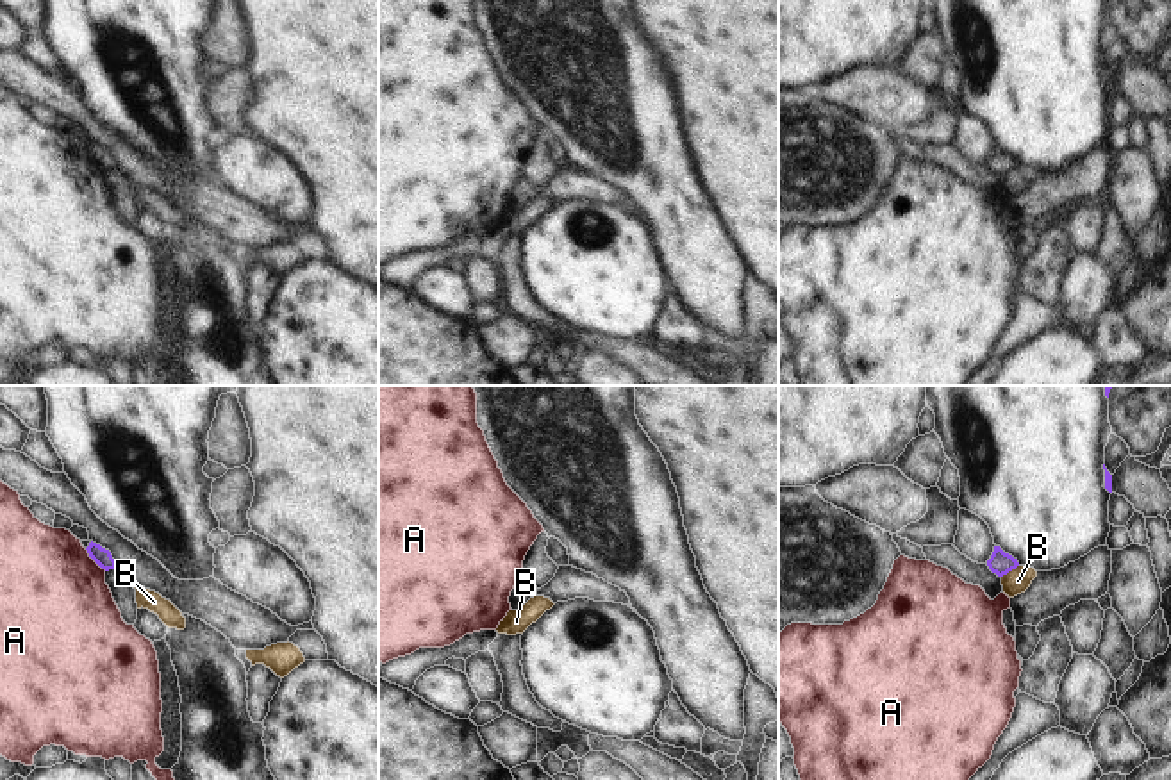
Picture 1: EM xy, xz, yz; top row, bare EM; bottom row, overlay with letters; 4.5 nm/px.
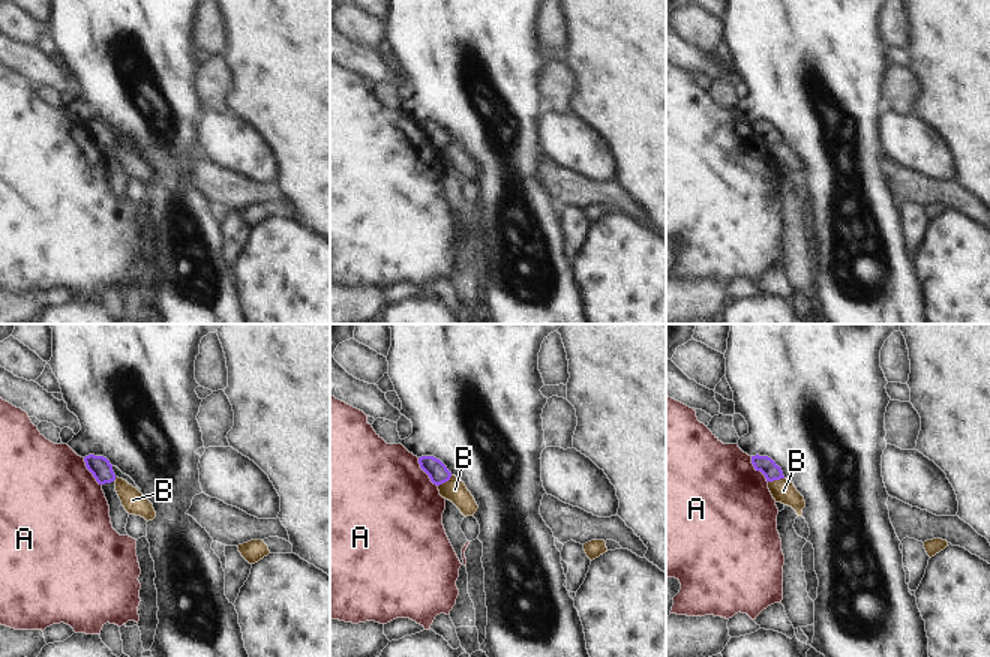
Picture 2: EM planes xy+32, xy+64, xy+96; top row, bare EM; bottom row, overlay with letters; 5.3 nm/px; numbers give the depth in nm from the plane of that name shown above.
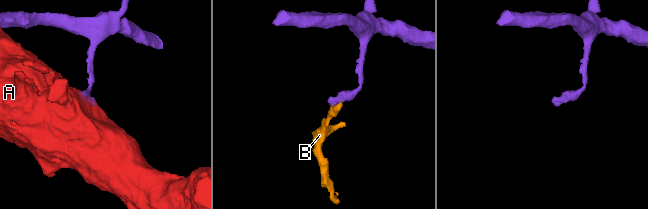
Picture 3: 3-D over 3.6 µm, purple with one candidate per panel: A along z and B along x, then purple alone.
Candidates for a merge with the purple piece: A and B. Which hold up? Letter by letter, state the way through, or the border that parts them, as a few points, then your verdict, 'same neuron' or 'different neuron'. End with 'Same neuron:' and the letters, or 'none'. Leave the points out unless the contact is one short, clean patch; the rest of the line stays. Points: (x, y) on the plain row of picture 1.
A: border along xy (84, 149), (106, 170); different neuron
B: border along yz (1018, 165), (1002, 177); different neuron
Same neuron: none

